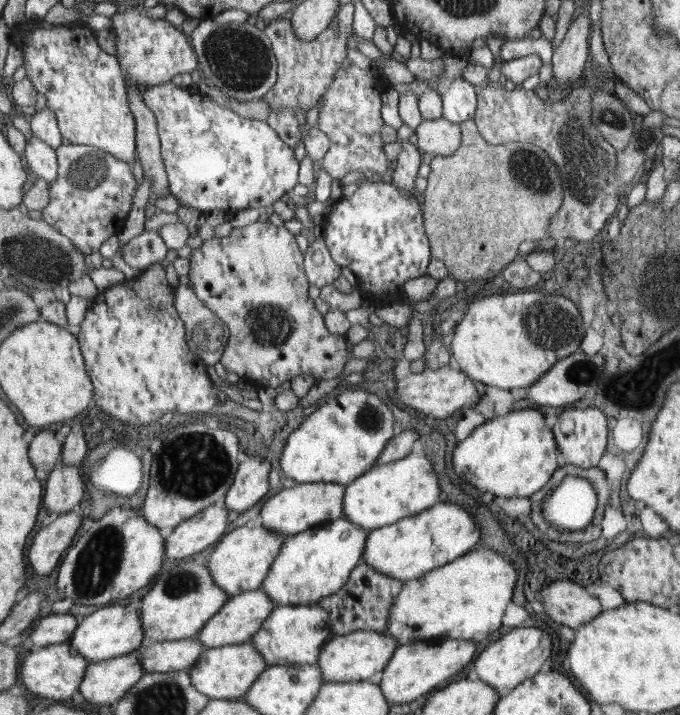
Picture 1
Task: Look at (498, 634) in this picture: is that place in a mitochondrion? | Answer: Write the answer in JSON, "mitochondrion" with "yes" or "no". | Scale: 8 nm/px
{"mitochondrion":"no"}

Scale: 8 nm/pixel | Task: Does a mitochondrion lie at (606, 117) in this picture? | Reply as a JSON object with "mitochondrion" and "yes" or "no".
{"mitochondrion":"yes"}

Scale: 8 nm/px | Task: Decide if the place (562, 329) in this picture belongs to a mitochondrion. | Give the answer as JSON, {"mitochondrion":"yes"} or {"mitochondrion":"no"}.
{"mitochondrion":"yes"}

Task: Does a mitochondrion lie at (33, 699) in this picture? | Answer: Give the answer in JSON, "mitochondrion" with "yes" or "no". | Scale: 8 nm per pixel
{"mitochondrion":"no"}

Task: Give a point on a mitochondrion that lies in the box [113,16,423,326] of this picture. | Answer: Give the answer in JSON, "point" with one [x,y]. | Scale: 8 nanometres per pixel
{"point":[241,61]}

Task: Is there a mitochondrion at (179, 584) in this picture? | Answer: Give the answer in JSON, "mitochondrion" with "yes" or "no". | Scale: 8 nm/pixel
{"mitochondrion":"yes"}

